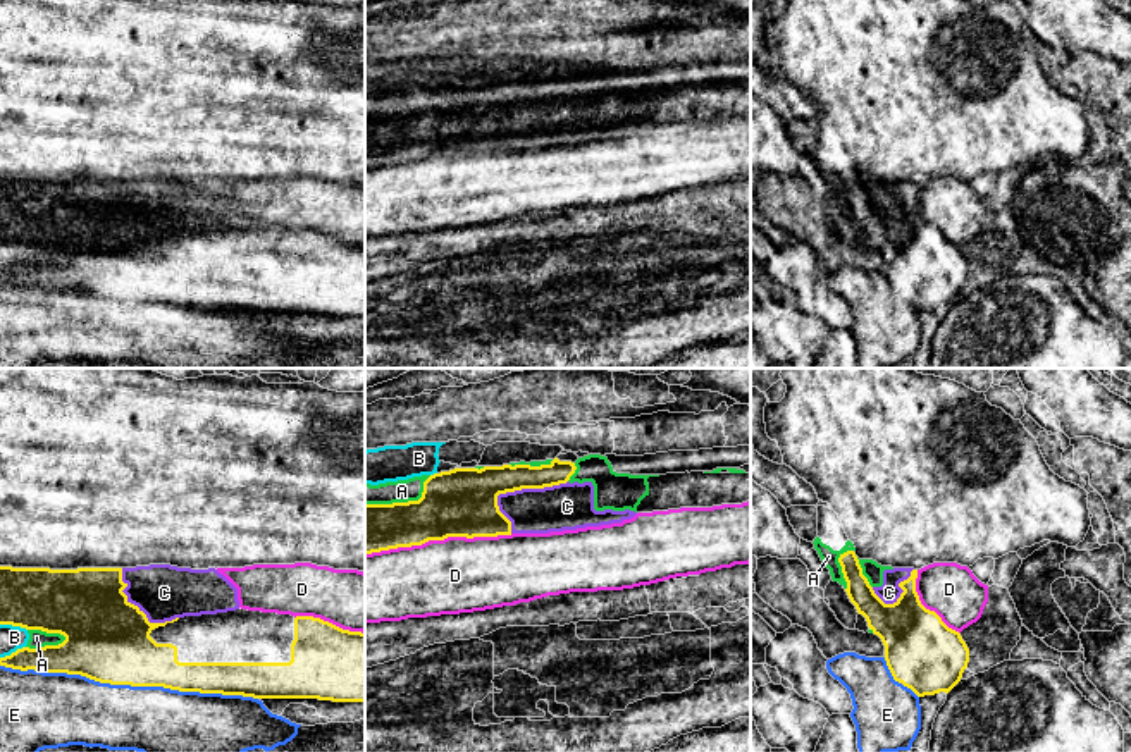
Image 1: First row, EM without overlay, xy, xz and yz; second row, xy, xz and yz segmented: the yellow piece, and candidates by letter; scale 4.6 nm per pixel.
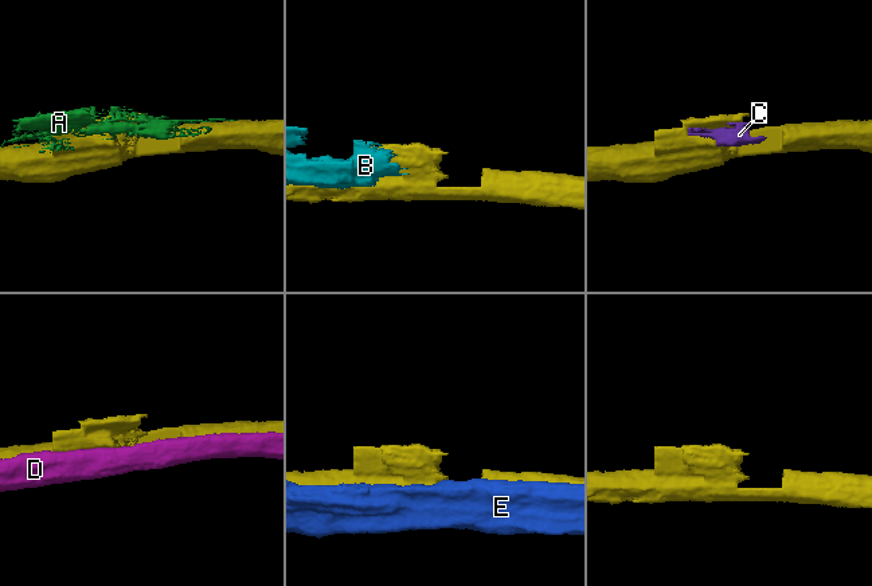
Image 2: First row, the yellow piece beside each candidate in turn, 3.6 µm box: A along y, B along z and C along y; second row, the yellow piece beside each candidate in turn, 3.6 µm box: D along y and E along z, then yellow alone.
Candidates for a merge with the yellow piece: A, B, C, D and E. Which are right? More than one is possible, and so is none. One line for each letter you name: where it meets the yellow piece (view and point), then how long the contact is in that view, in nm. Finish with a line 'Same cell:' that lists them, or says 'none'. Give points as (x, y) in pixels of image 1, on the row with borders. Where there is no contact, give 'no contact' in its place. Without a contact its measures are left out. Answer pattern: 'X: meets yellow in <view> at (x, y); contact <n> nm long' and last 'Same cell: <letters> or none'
Same cell: none

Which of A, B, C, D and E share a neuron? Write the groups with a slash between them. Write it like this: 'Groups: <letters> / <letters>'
Groups: A B C / D / E

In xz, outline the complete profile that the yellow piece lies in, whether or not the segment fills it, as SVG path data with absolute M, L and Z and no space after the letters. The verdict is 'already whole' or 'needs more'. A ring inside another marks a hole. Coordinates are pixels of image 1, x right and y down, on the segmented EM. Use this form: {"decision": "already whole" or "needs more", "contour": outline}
{"decision": "already whole", "contour": "M554 458L549 465L454 468L430 475L418 501L365 504L365 554L422 546L448 537L511 535L498 496L566 484L577 466Z"}

